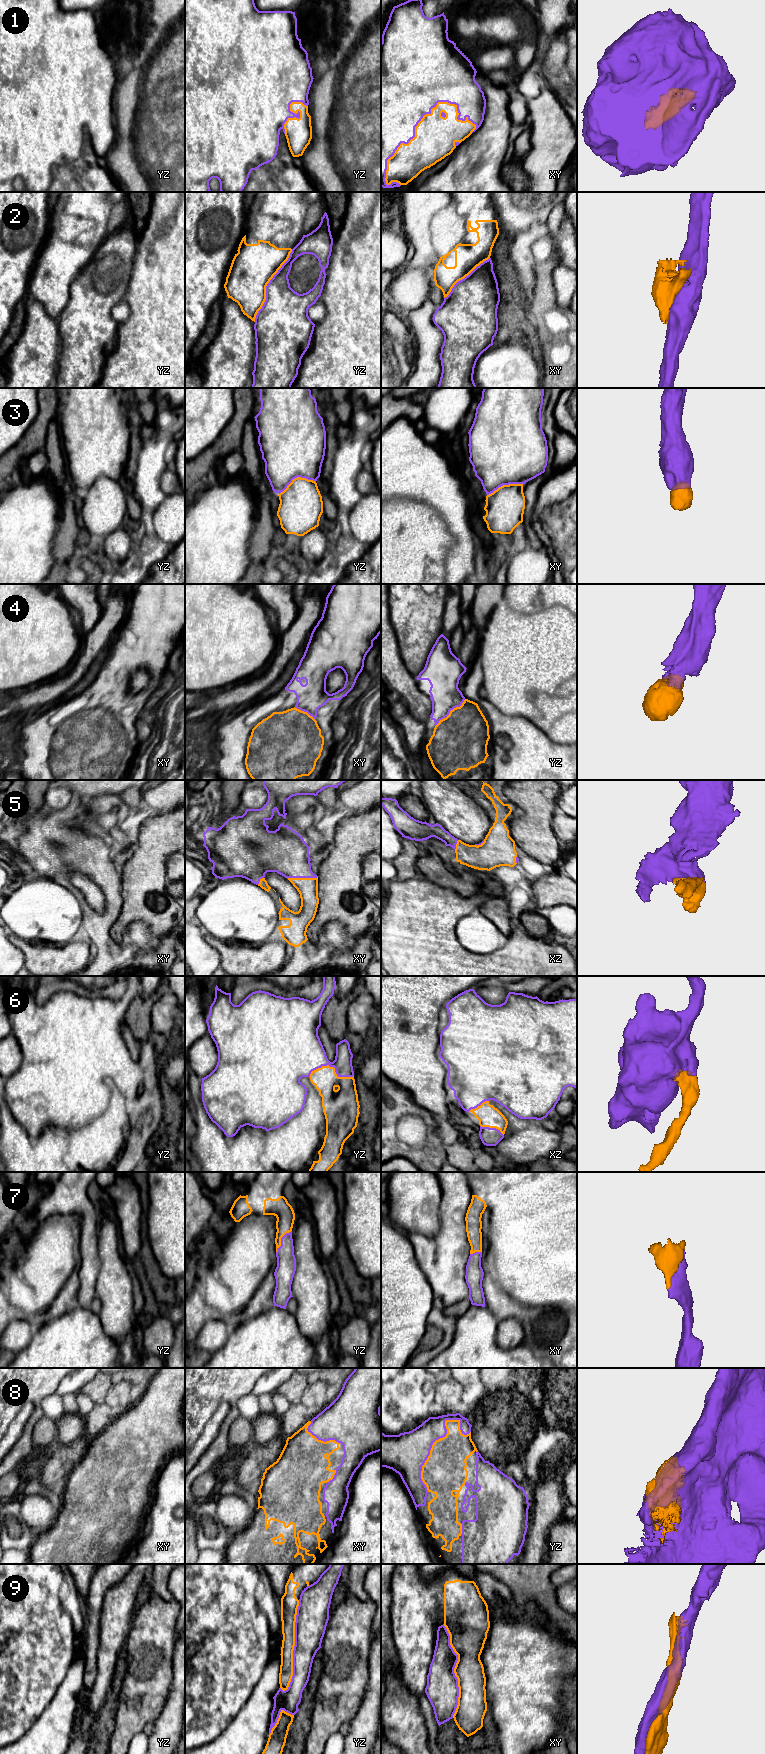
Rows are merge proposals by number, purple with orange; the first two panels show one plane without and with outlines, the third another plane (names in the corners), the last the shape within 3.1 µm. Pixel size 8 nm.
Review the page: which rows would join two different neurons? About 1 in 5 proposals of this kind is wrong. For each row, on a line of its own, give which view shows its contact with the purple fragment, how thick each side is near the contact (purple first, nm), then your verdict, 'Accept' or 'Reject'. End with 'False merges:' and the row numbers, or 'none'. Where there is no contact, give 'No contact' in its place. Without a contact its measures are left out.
1: Touches purple in xy. Thickness 500 nm (purple) against 340 nm. Accept
2: Touches purple in yz. Thickness 360 nm (purple) against 340 nm. Reject
3: Touches purple in yz. Thickness 500 nm (purple) against 340 nm. Accept
4: Touches purple in yz. Thickness 240 nm (purple) against 440 nm. Accept
5: Touches purple in xy. Thickness 360 nm (purple) against 160 nm. Accept
6: Touches purple in yz. Thickness 300 nm (purple) against 200 nm. Accept
7: Touches purple in yz. Thickness 160 nm (purple) against 150 nm. Accept
8: Touches purple in yz. Thickness 320 nm (purple) against 360 nm. Accept
9: Touches purple in yz. Thickness 260 nm (purple) against 130 nm. Reject
False merges: 2, 9

